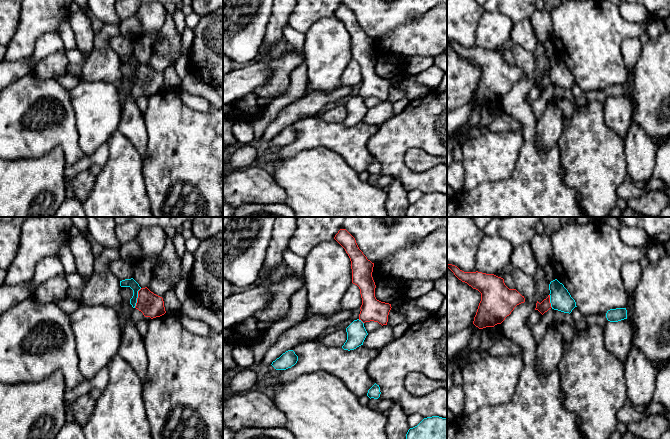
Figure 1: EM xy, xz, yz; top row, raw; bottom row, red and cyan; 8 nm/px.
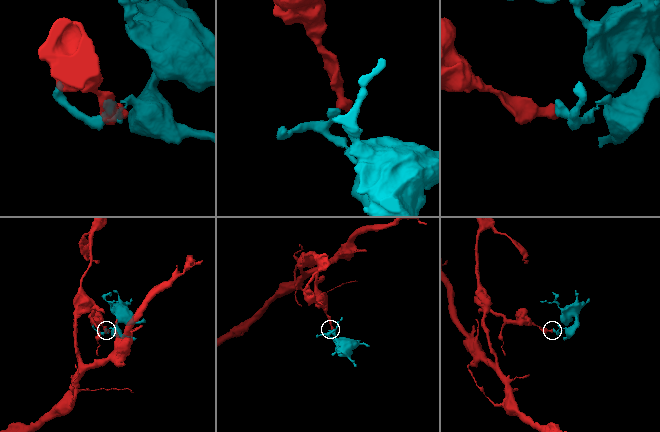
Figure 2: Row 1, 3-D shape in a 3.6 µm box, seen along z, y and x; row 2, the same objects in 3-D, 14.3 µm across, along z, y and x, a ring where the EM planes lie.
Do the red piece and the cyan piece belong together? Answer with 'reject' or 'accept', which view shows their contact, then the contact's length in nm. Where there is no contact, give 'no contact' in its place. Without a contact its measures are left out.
reject; meets red in xy; contact 170 nm long

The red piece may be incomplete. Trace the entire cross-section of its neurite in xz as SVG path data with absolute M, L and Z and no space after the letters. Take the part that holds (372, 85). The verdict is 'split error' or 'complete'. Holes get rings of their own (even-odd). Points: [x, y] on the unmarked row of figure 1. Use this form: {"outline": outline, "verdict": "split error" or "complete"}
{"outline": "M340 5L334 15L345 25L351 37L352 59L360 65L362 74L359 96L378 98L387 101L391 80L381 78L375 73L375 58L372 53L374 39L367 35L359 25L355 14L346 6Z", "verdict": "complete"}

